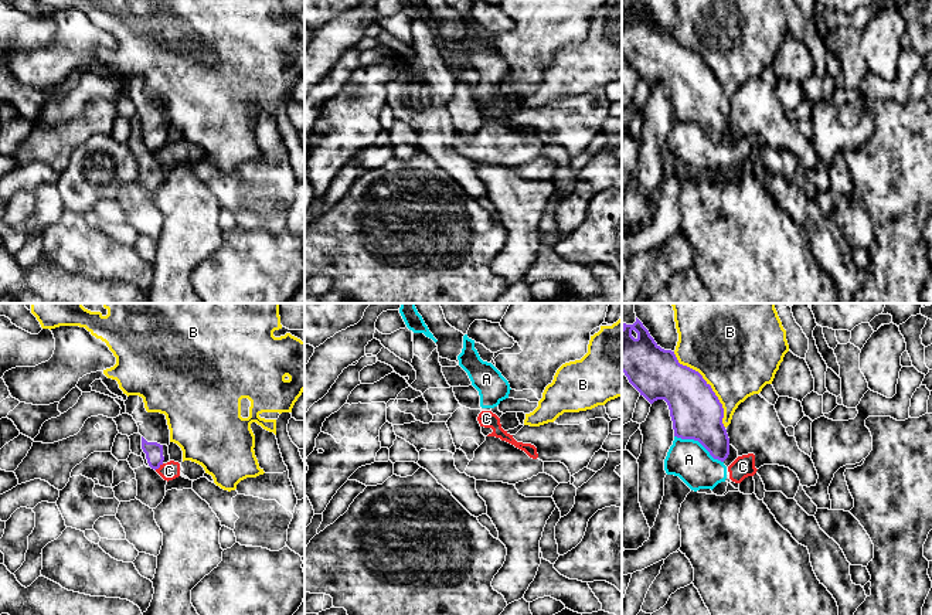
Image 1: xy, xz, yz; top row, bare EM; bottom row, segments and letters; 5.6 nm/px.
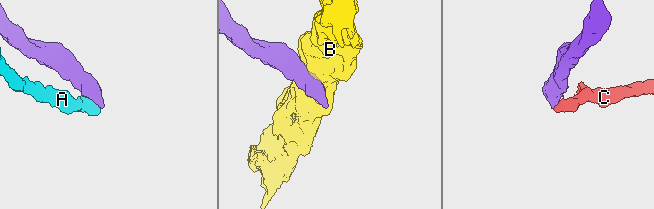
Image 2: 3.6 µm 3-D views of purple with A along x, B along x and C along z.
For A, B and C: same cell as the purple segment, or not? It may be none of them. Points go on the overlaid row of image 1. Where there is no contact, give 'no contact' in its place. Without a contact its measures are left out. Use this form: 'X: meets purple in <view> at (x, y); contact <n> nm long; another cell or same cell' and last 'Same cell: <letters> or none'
A: meets purple in yz at (698, 441); contact 320 nm long; another cell
B: meets purple in yz at (710, 386); contact 550 nm long; another cell
C: meets purple in xy at (159, 466); contact 70 nm long; another cell
Same cell: none

